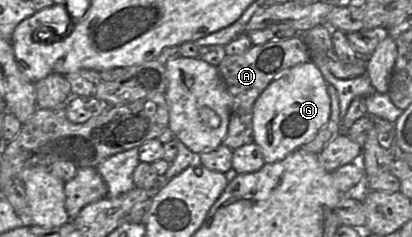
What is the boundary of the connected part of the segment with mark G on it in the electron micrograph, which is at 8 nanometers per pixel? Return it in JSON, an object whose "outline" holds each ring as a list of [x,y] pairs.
{"outline":[[[308,61],[286,68],[269,83],[253,105],[253,142],[261,148],[265,163],[279,162],[291,152],[311,141],[329,121],[330,112],[331,100],[328,94],[327,82],[317,66]]]}

